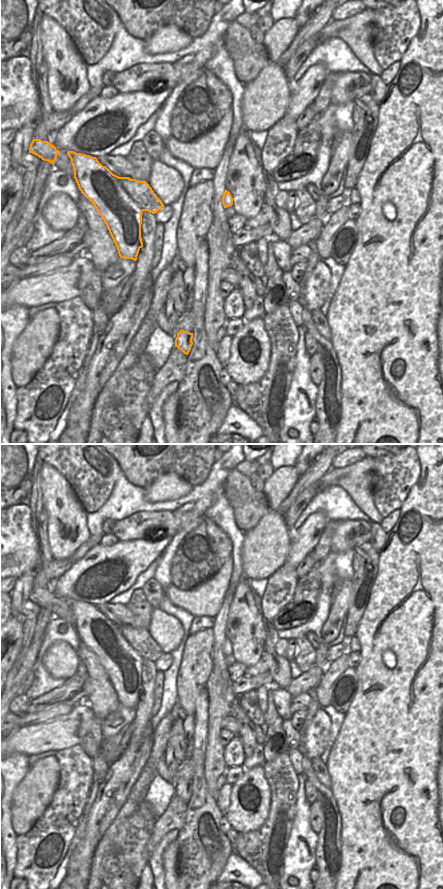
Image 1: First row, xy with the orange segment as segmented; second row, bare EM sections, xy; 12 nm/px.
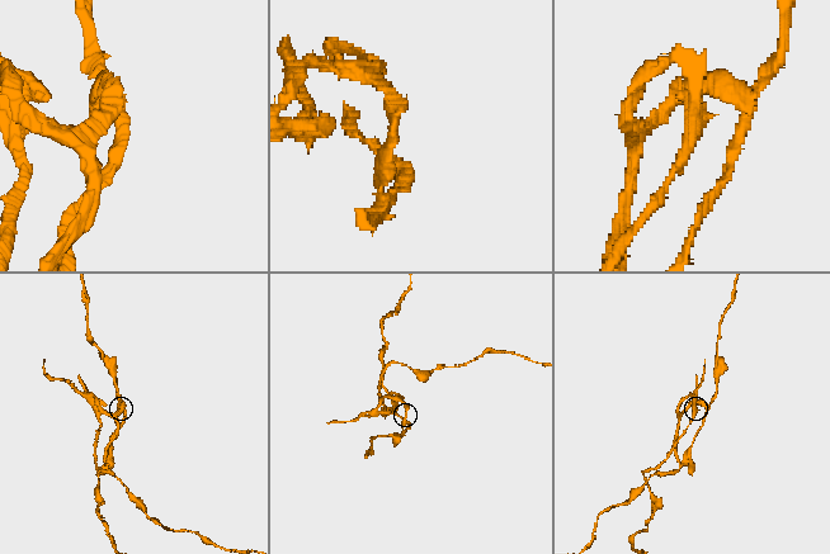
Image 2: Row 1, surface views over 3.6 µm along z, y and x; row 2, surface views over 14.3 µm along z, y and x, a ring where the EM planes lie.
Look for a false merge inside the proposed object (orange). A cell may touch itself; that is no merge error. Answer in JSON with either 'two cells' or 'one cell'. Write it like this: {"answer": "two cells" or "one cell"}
{"answer": "two cells"}

